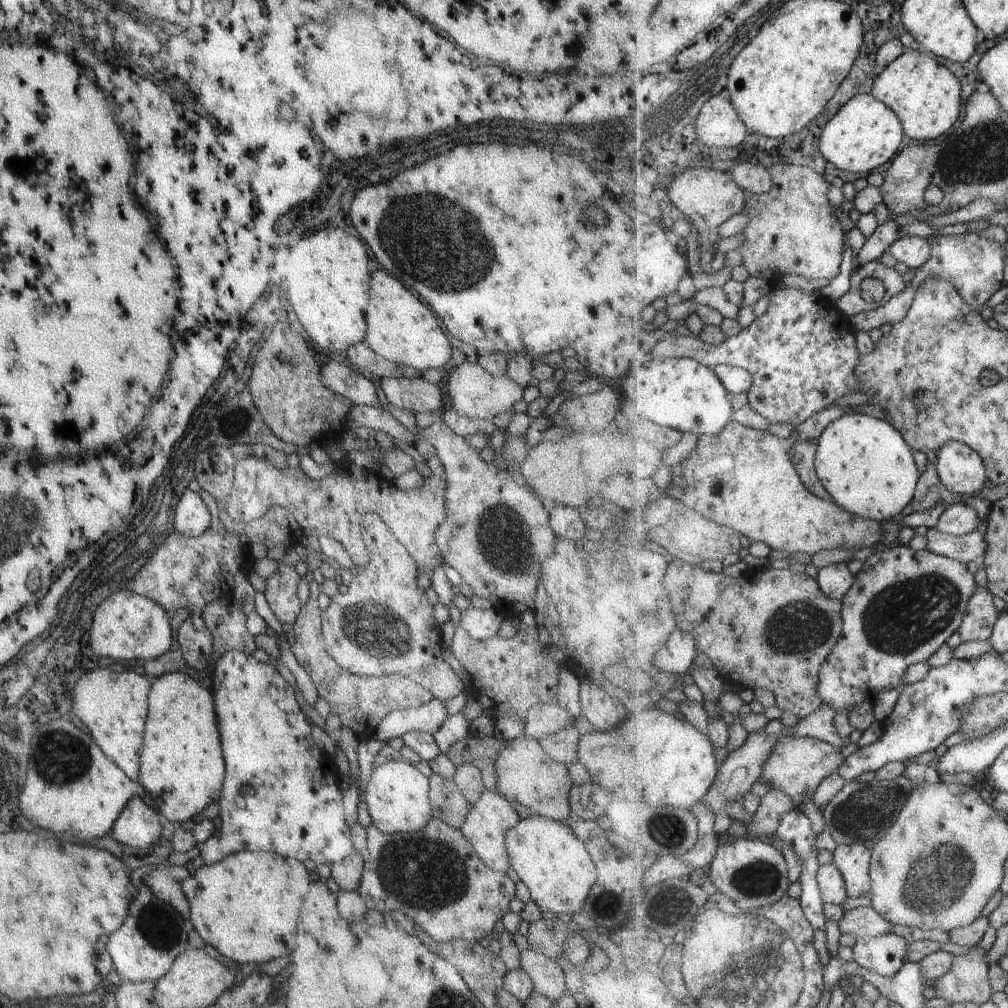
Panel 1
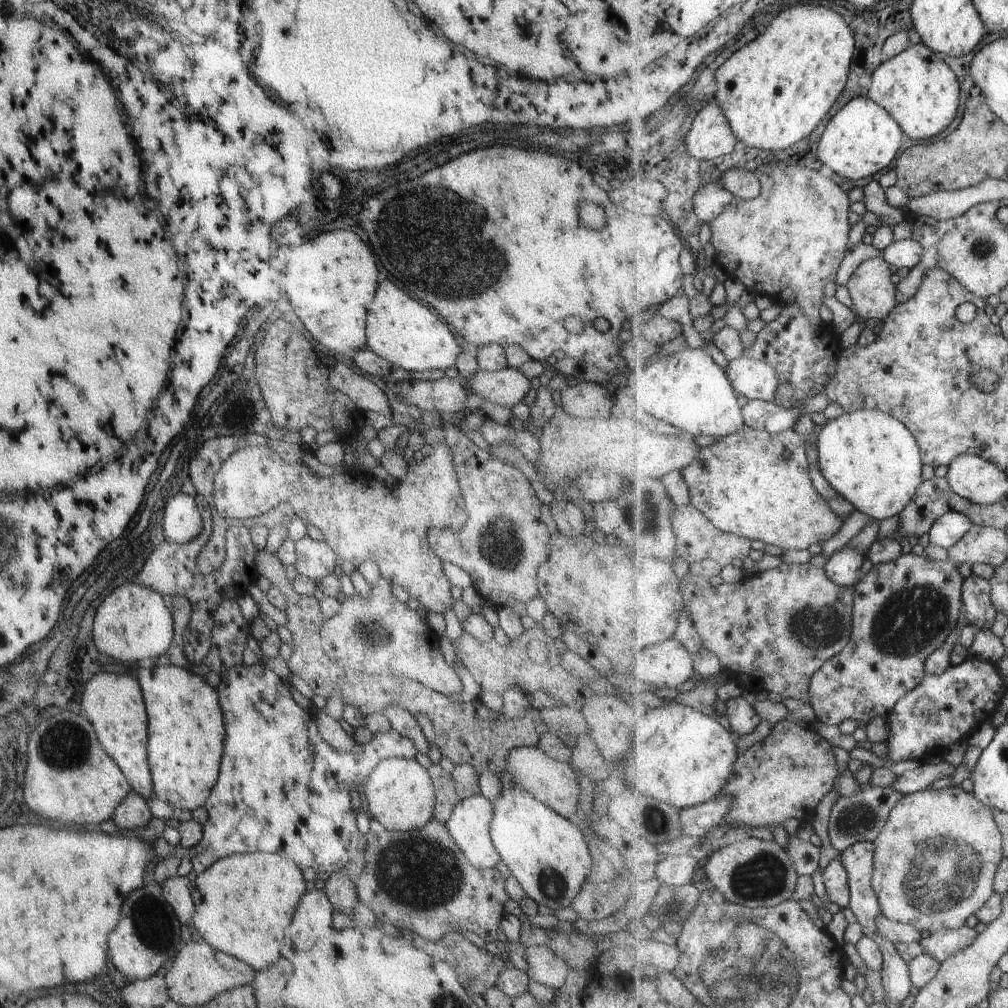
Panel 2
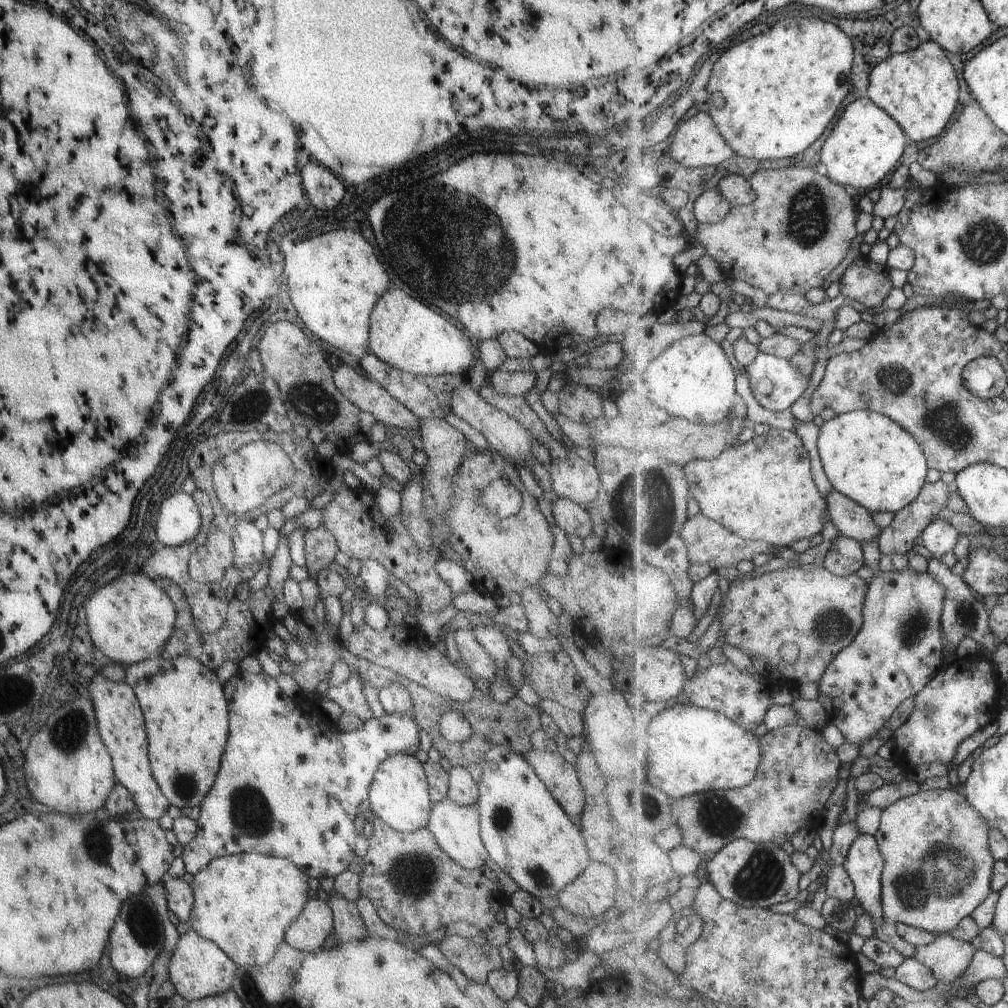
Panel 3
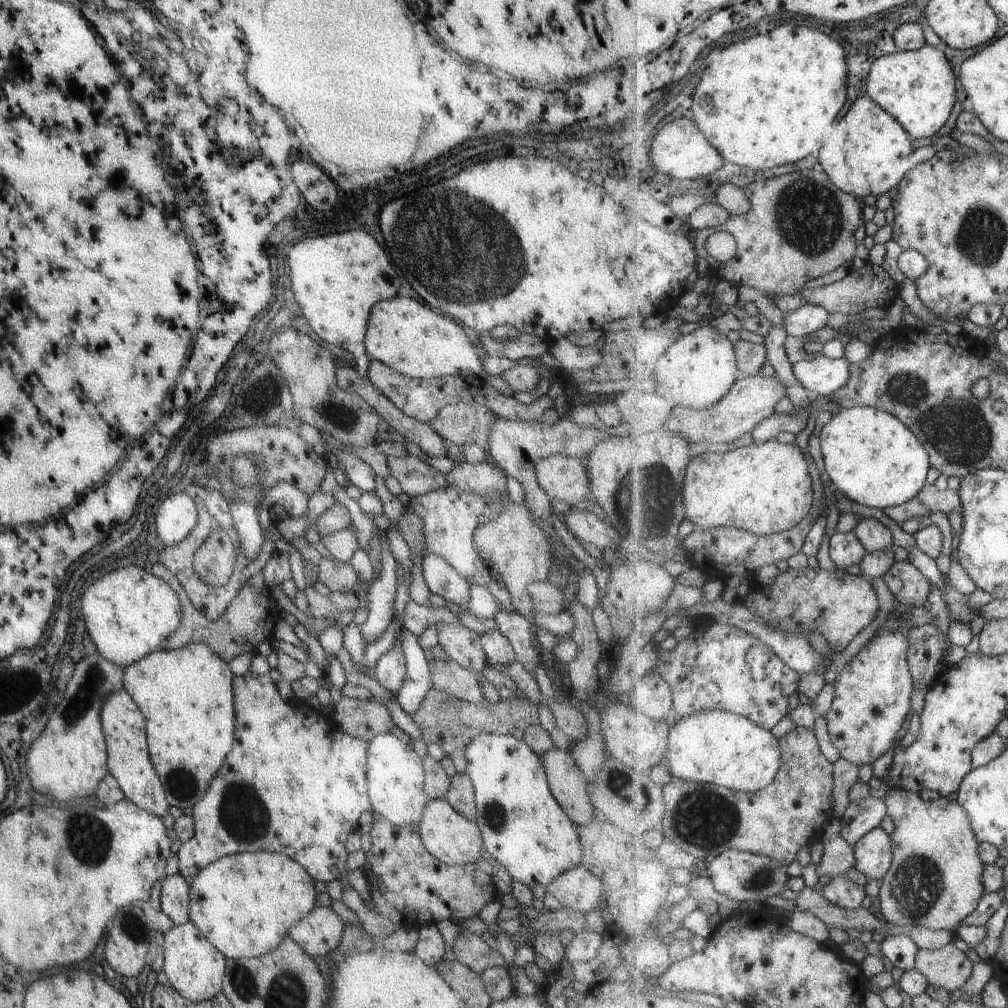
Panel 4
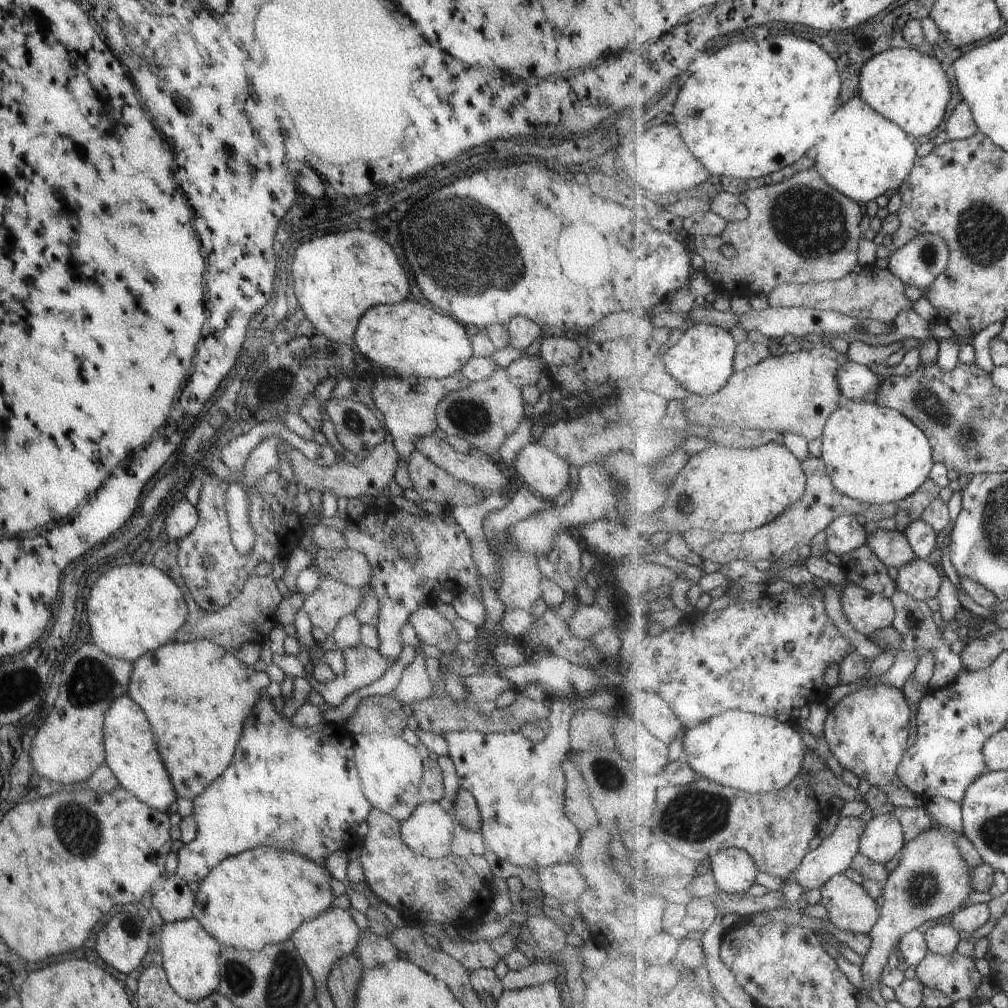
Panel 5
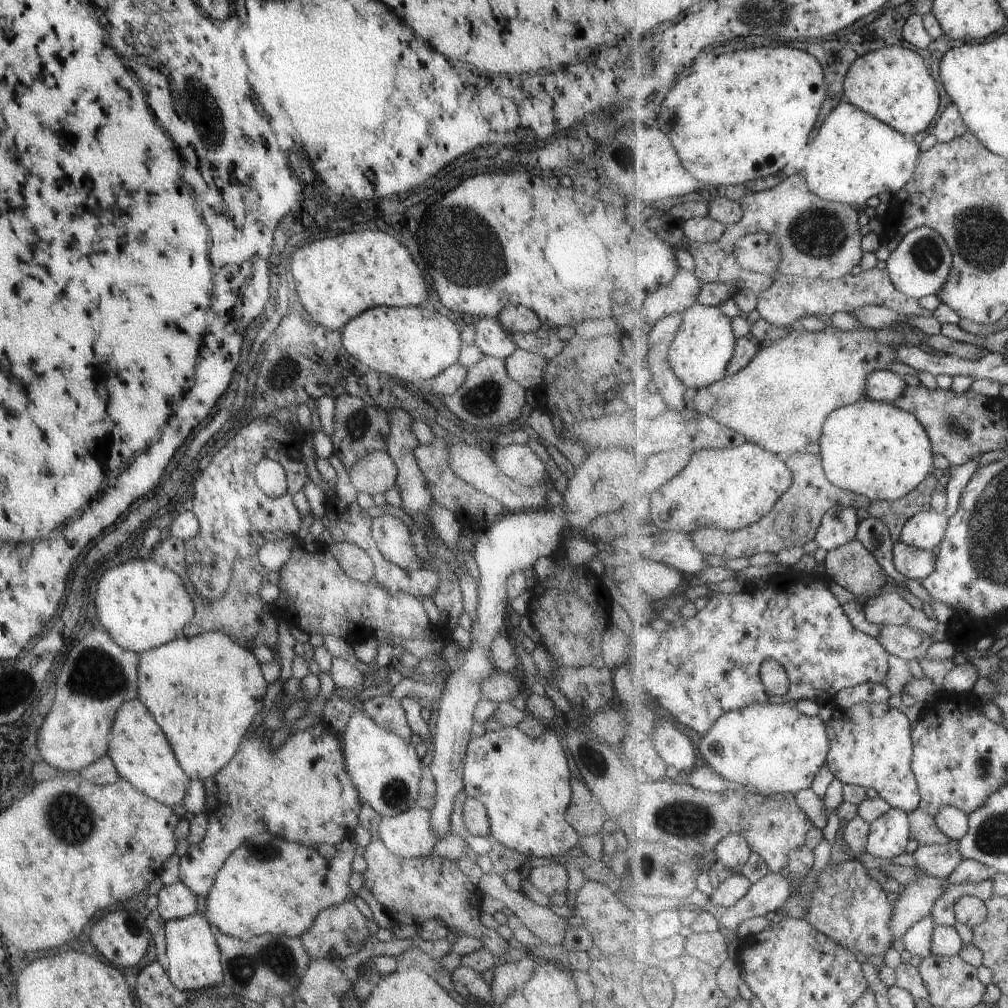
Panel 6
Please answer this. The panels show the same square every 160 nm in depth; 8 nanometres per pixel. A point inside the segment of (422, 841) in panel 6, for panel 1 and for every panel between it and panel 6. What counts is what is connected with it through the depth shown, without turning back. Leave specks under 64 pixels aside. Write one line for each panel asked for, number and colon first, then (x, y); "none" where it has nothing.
1: (490, 815)
2: (468, 825)
3: (454, 827)
4: (444, 833)
5: (427, 831)

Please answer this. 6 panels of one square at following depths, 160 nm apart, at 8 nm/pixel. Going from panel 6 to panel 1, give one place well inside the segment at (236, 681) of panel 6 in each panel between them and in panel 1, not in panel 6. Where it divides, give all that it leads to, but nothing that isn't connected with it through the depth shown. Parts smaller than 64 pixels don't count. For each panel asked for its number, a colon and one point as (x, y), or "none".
1: (180, 767)
2: (185, 730)
3: (185, 716)
4: (185, 695)
5: (195, 695)

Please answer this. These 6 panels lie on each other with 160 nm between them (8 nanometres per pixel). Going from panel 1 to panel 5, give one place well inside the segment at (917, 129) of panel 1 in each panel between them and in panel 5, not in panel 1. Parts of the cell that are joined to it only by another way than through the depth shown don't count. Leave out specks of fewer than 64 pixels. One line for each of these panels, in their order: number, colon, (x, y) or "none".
2: (920, 90)
3: (920, 88)
4: (919, 88)
5: (912, 89)

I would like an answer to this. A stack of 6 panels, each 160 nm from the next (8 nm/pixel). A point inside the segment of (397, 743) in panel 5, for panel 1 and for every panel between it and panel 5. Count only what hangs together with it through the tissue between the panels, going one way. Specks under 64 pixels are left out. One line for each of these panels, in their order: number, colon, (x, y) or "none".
1: (396, 795)
2: (400, 796)
3: (398, 794)
4: (394, 775)

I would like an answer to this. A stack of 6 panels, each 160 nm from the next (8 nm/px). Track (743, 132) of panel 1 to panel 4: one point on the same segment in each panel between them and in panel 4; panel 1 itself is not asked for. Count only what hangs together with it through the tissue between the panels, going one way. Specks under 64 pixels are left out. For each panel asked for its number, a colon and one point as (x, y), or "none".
2: (712, 136)
3: (699, 142)
4: (682, 147)

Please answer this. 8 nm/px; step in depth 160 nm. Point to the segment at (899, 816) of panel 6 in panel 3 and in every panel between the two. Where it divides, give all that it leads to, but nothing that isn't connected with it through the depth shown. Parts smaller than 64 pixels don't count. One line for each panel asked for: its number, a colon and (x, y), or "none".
3: (865, 864)
4: (874, 852)
5: (883, 839)

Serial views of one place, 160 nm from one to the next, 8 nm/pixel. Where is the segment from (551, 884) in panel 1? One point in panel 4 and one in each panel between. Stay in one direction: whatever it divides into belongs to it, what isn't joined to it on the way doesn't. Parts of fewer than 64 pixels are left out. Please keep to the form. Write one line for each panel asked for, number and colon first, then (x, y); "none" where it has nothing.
2: (547, 855)
3: (524, 831)
4: (521, 826)

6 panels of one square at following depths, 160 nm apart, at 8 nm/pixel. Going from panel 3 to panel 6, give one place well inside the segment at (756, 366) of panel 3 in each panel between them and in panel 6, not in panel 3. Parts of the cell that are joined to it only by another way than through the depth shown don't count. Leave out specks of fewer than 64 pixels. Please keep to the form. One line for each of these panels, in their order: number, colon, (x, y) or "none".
4: (819, 374)
5: (855, 380)
6: (882, 385)

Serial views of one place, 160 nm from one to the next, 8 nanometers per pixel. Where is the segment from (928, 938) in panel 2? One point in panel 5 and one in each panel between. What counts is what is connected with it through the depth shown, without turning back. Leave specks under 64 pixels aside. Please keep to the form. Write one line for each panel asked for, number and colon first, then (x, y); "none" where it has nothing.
3: (947, 956)
4: (948, 967)
5: (956, 975)

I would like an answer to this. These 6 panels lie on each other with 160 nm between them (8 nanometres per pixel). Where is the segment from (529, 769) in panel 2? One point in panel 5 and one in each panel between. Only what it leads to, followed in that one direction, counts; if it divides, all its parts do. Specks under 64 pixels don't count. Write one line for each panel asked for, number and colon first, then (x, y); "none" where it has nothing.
3: (559, 778)
4: (566, 784)
5: (577, 807)

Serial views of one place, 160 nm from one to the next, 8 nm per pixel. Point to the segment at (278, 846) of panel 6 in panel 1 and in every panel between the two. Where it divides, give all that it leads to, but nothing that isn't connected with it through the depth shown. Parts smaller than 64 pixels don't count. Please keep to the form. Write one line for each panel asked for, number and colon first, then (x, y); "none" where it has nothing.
1: (244, 906)
2: (242, 903)
3: (242, 903)
4: (243, 904)
5: (259, 896)

